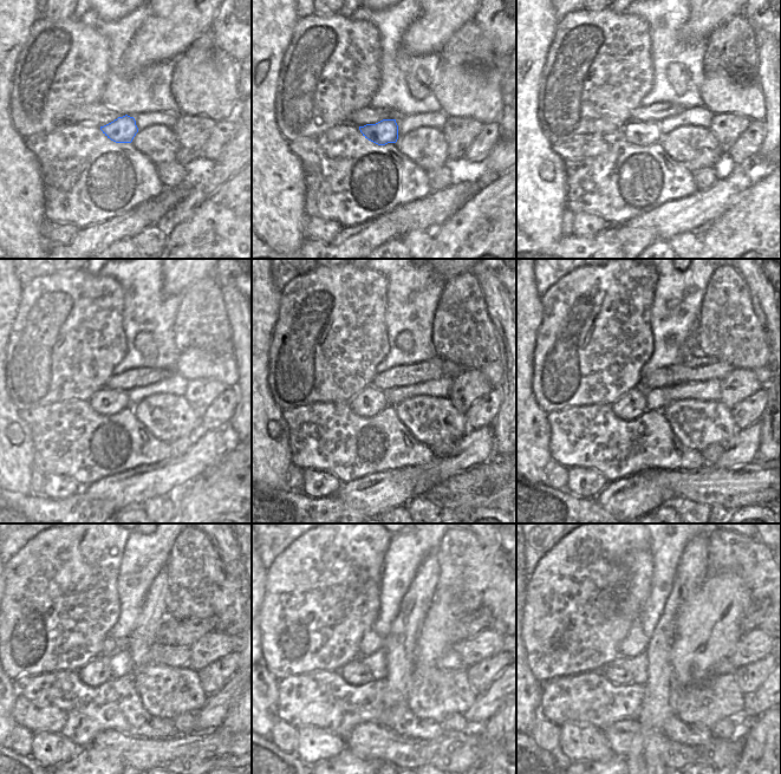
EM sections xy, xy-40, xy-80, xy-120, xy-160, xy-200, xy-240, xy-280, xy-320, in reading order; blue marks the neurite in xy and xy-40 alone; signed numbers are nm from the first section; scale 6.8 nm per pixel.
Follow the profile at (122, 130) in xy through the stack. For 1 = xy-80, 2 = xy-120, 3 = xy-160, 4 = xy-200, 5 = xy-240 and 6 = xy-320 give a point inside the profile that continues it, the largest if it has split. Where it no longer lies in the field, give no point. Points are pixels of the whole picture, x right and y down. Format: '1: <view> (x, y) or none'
1: xy-80 (636, 132)
2: xy-120 (105, 401)
3: xy-160 (370, 402)
4: xy-200 (632, 404)
5: xy-240 (97, 671)
6: xy-320 (618, 676)

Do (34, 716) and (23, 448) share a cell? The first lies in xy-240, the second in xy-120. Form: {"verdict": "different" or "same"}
{"verdict": "different"}

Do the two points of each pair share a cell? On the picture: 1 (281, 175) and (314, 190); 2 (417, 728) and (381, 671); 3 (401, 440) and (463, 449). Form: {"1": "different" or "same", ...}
{"1": "different", "2": "different", "3": "different"}

